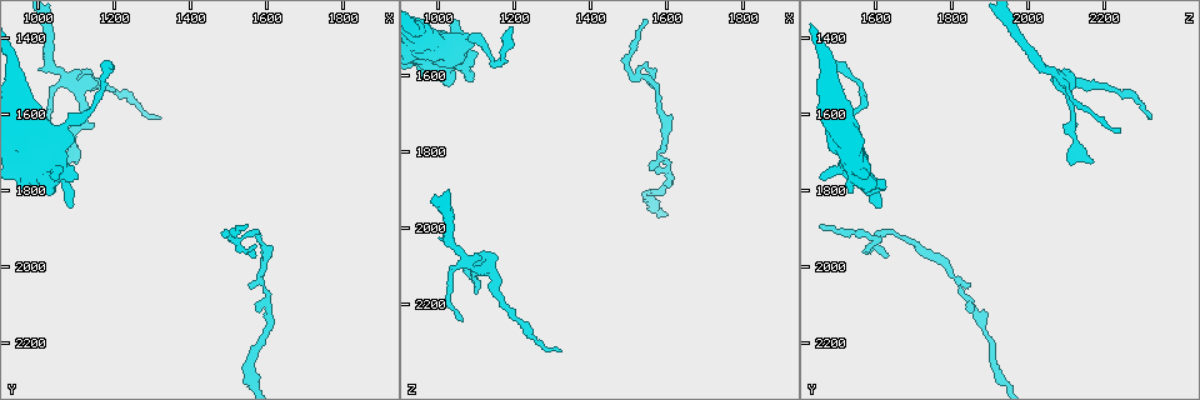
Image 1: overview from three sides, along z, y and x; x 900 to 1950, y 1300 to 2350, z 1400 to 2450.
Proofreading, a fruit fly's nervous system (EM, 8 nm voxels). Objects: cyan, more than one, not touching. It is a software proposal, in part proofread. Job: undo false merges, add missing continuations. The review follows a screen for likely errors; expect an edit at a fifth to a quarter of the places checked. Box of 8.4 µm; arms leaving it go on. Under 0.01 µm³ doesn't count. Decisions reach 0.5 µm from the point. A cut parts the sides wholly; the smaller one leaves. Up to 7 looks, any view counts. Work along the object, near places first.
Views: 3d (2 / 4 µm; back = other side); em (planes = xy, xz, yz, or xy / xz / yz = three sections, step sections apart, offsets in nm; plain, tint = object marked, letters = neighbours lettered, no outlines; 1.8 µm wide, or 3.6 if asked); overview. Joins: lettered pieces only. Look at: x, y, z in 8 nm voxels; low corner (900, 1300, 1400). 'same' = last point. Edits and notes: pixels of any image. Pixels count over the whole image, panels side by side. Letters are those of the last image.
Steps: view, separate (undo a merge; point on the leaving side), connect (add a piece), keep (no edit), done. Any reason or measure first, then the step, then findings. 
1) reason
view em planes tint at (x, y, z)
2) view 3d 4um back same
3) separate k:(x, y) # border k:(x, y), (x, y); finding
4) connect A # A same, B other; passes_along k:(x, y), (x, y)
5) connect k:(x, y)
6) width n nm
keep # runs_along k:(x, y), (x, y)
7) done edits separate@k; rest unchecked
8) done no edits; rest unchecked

sudden change in width
view 3d 4um at (970, 1750, 1555)

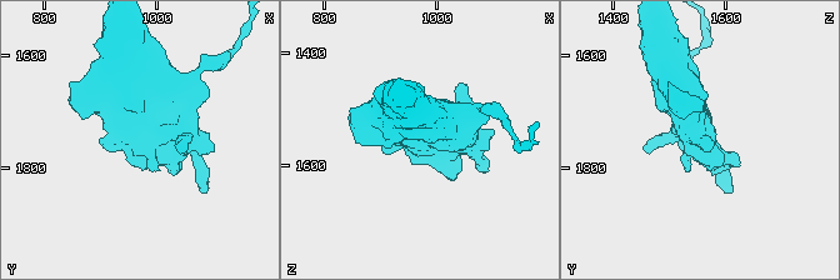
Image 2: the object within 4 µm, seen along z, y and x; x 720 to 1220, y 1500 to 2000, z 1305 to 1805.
now the EM
view em 3.6um yz step 16 tint at (970, 1750, 1550)

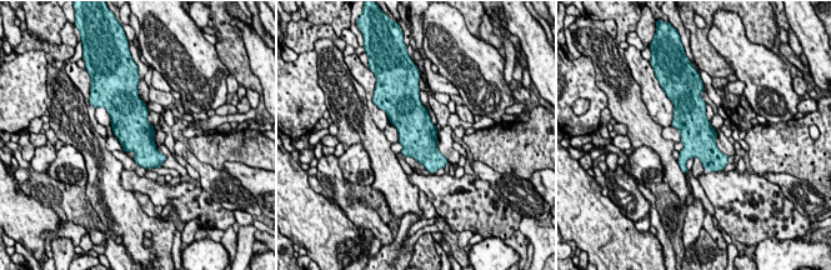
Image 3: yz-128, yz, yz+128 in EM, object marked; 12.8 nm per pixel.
cut it another way
view em 3.6um planes letters same

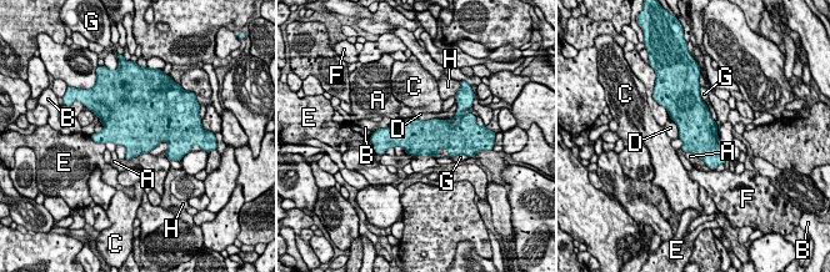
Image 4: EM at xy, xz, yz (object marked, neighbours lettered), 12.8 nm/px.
keep # A other, B other, C other, D other, E other, F other, G other, H other; all the same neuron

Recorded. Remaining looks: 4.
tapers out
view 3d 4um at (1320, 1615, 2320)

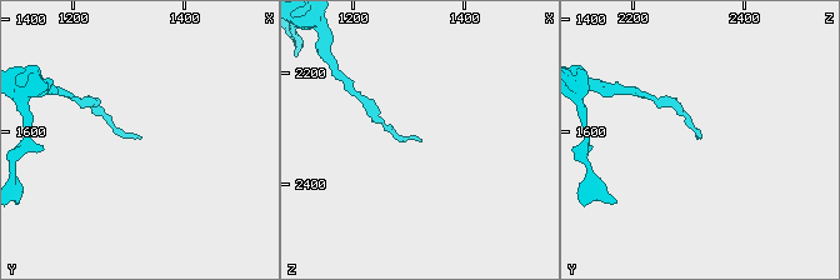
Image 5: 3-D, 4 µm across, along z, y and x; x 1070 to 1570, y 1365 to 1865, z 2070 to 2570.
now the EM
view em planes letters at (1320, 1610, 2320)

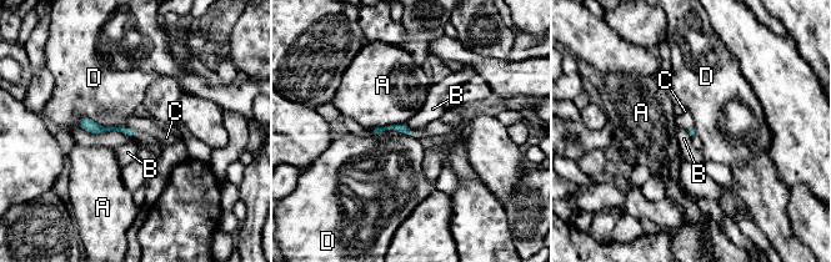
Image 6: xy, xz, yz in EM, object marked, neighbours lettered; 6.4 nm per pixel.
keep # A other, B other, C other, D other; runs_along 6:(81, 122), (130, 132); no lettered piece goes on from it

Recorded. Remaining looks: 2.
free end
view em planes tint at (1100, 1720, 2175)

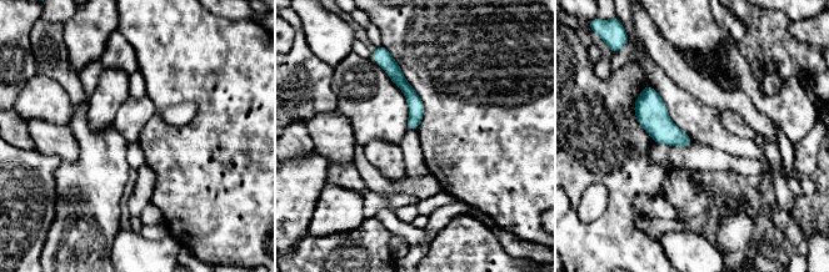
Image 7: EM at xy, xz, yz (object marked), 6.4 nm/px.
what lies round it
view em planes letters same

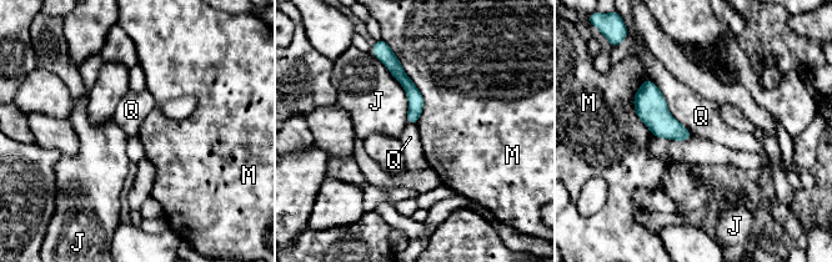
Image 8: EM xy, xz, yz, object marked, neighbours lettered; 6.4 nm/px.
keep # J other, M other, Q other; runs_along 8:(389, 60), (414, 95), (414, 120); none of them fits

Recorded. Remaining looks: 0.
done no edits; rest unchecked

